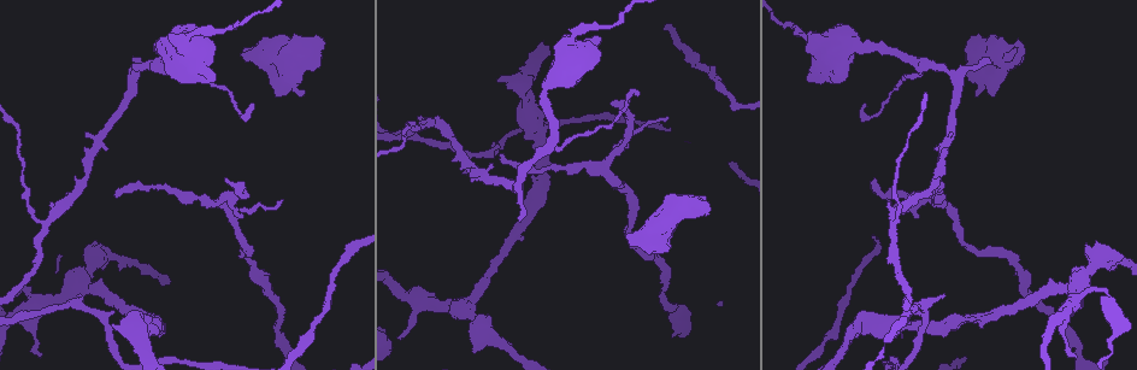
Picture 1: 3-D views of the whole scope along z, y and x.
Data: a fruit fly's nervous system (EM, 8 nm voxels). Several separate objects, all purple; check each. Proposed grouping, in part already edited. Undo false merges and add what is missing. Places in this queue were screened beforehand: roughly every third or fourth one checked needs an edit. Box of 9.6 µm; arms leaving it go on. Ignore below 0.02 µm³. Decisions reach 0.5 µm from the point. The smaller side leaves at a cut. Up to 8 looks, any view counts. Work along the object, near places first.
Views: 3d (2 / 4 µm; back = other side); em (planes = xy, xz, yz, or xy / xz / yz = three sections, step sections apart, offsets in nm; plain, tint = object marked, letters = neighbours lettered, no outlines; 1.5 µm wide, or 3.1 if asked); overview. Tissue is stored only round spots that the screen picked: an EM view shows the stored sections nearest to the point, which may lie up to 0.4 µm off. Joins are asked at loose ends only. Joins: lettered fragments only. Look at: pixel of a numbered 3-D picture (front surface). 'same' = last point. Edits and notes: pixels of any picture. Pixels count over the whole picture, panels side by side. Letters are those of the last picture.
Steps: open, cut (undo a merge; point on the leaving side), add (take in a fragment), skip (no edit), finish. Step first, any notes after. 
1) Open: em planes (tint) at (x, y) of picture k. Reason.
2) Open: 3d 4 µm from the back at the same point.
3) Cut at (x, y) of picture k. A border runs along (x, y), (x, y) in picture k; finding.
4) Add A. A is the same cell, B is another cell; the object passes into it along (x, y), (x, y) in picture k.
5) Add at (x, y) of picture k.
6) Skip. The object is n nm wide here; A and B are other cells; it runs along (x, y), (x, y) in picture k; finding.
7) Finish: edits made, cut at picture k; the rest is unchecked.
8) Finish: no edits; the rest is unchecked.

Open: em planes (tint) at (1013, 49) of picture 1. Free end.

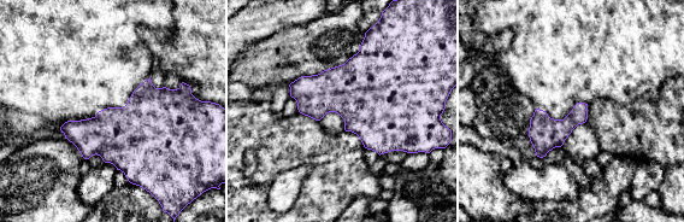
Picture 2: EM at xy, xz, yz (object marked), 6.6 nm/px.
Open: em planes (letters) at the same point.

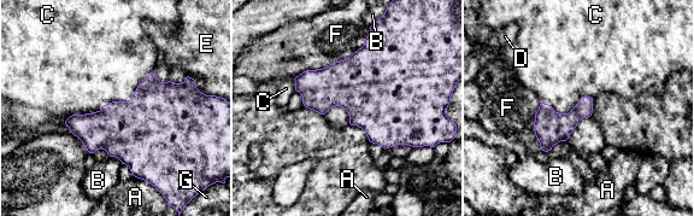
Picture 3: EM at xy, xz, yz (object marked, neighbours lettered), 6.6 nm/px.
Skip. The object is 130 nm wide here; A, B, C, D, E, F and G are other cells; a border runs along (154, 70), (129, 99), (69, 117) in picture 3; no lettered fragment goes on from it.

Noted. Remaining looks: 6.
Open: 3d 2 µm from the back at (709, 213) of picture 1. Stops while still wide.

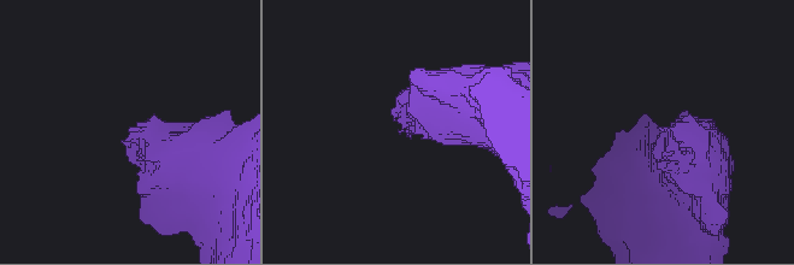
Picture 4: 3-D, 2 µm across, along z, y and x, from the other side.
Open: em planes (letters) at (662, 130) of picture 4.

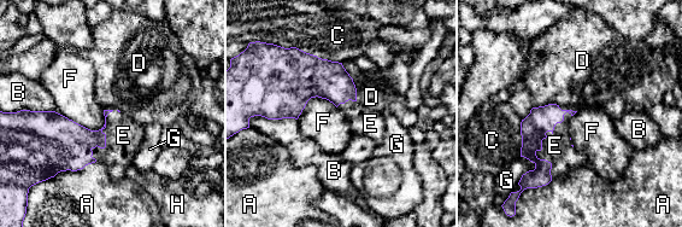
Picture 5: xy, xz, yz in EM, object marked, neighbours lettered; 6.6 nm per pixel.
Add at (554, 145) of picture 5. E is the same cell, A, B, C, D, F, G and H are other cells; the object passes into it along (541, 120), (547, 131), (554, 145) in picture 5; the neuron continues.

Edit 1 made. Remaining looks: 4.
Open: em planes (letters) at (610, 103) of picture 1. Tapers out.

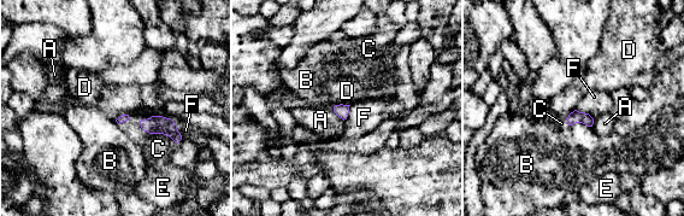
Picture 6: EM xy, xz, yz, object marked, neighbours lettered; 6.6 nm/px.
Add at (158, 149) of picture 6. C is the same cell, A, B, D, E and F are other cells; the neuron continues.

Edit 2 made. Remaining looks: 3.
Finish: edits made, add at picture 5, add at picture 6; the rest is unchecked.

